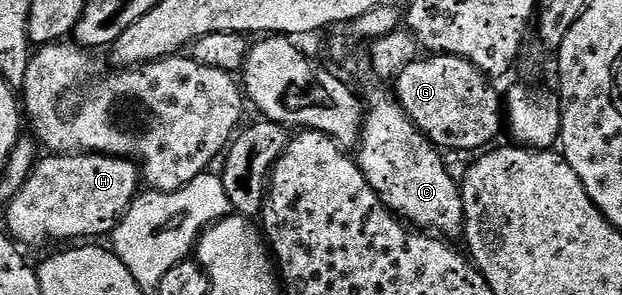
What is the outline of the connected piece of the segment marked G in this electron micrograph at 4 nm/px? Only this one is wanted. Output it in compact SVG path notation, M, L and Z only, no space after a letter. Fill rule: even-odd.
M429 54L415 59L396 75L394 98L434 146L445 152L479 152L497 142L500 123L502 127L502 95L492 88L492 83L469 59Z

